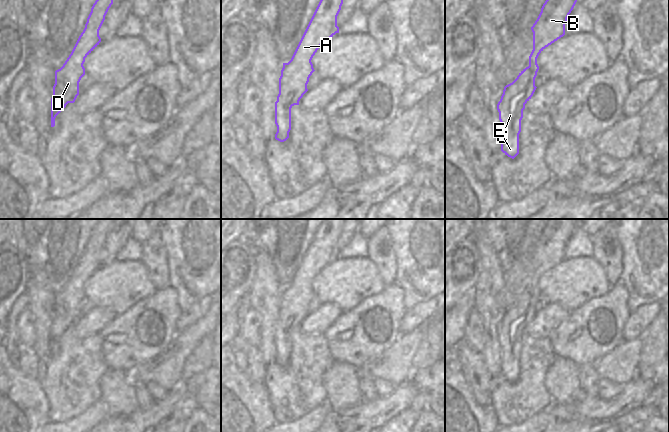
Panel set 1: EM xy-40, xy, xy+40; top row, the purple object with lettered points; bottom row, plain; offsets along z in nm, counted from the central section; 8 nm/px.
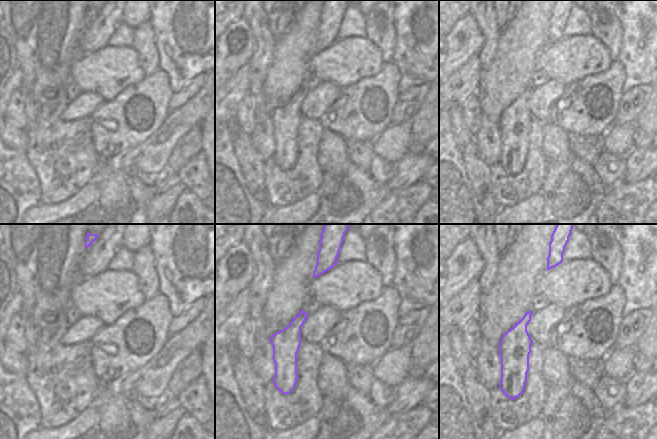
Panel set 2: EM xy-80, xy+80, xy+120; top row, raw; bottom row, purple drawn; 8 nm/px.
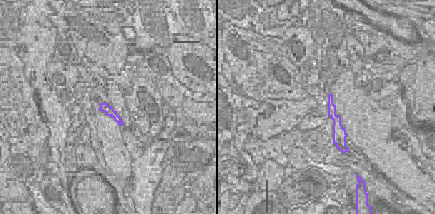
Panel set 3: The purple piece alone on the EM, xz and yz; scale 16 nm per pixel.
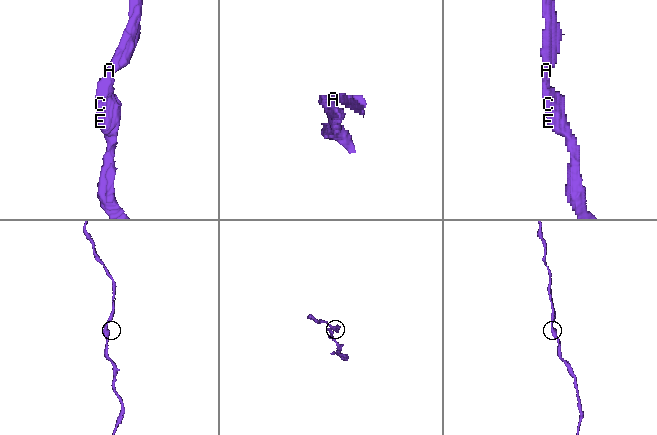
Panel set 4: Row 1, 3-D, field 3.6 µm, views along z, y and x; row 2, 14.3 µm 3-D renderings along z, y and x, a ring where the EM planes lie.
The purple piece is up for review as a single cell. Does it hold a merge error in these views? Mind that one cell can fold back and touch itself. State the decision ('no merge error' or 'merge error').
no merge error

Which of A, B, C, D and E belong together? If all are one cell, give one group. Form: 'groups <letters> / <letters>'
groups A B C D E

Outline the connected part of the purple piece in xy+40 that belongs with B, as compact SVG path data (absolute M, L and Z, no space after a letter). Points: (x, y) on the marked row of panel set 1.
M577 0L545 1L531 27L533 50L529 56L529 66L523 69L512 83L504 87L497 104L501 122L501 151L512 159L519 154L519 134L525 104L537 88L537 58L546 47L565 35L565 24L576 2Z

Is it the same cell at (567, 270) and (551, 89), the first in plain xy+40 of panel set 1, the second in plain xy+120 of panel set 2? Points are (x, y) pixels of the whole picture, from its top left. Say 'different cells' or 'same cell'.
different cells

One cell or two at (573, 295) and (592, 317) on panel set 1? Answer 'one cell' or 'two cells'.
two cells

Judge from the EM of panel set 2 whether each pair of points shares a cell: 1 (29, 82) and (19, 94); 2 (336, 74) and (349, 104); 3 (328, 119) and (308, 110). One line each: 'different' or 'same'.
1: different
2: different
3: different

